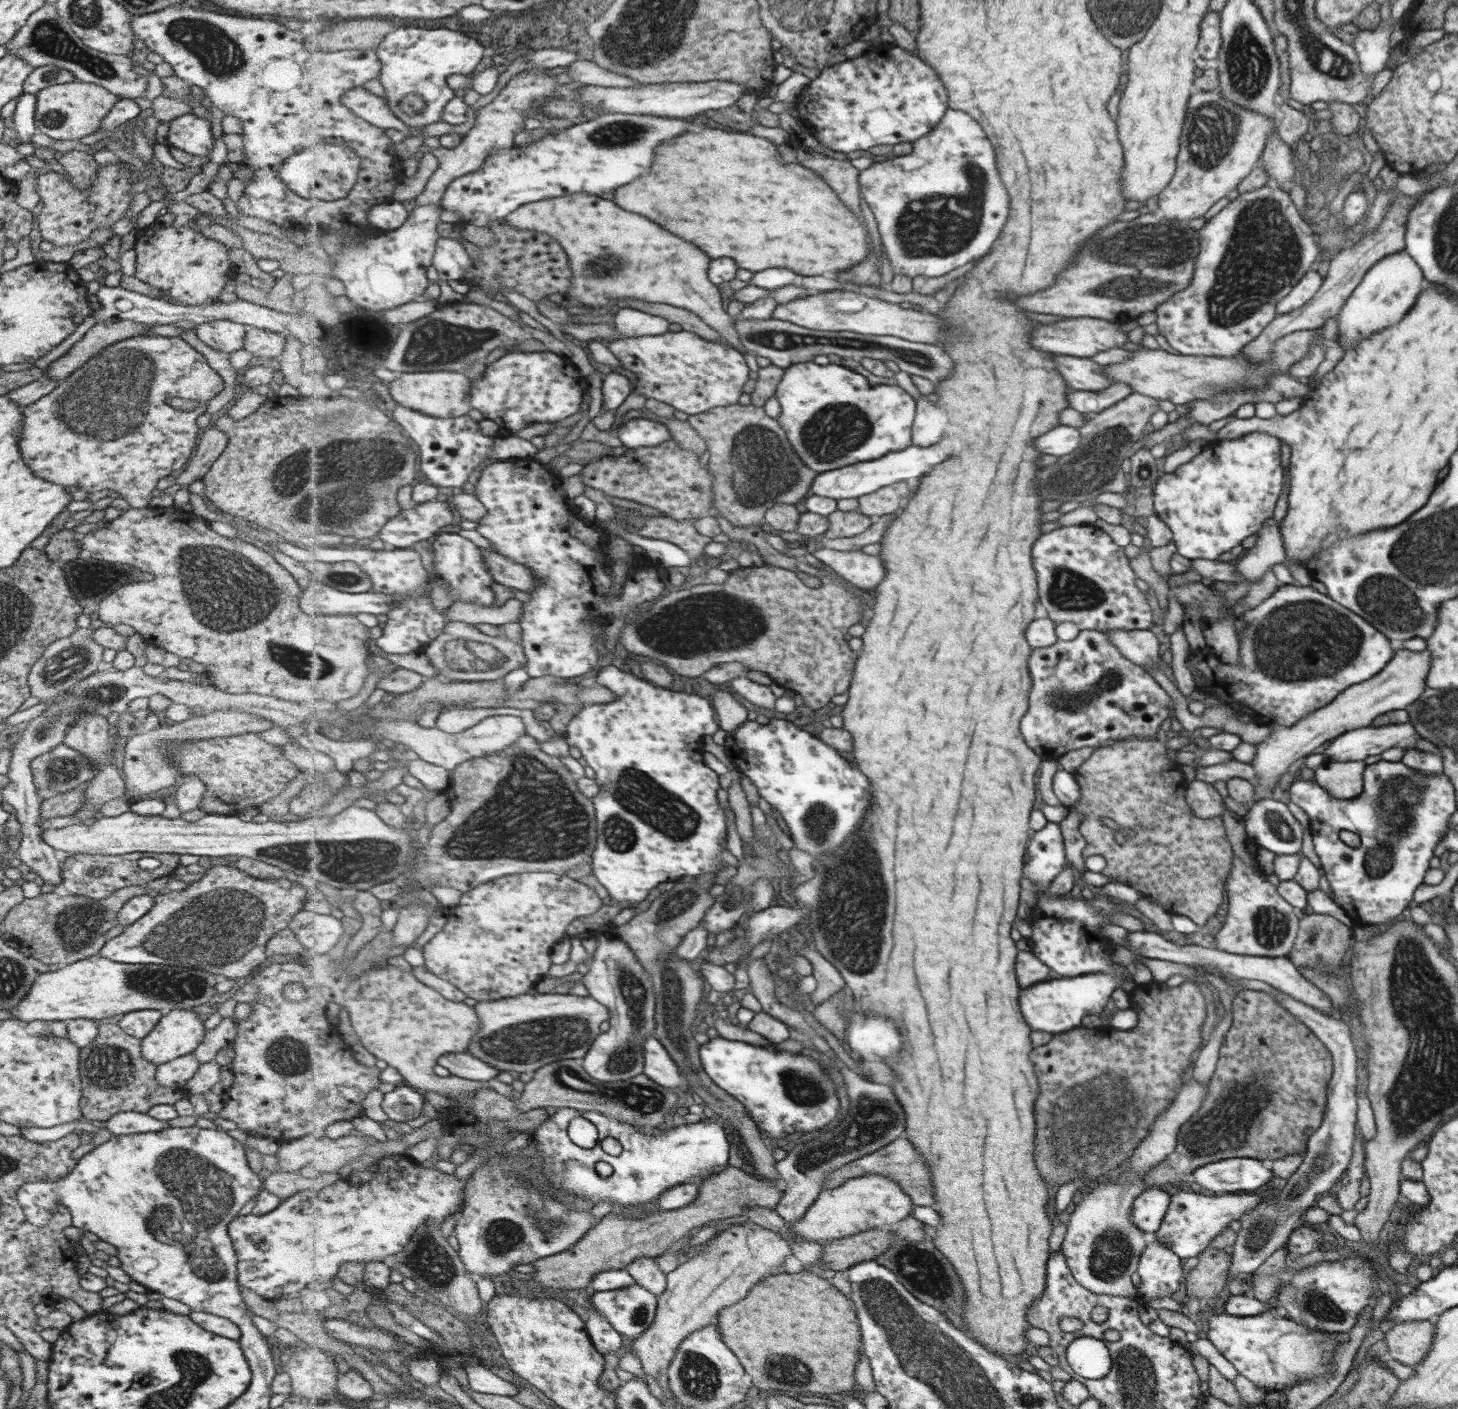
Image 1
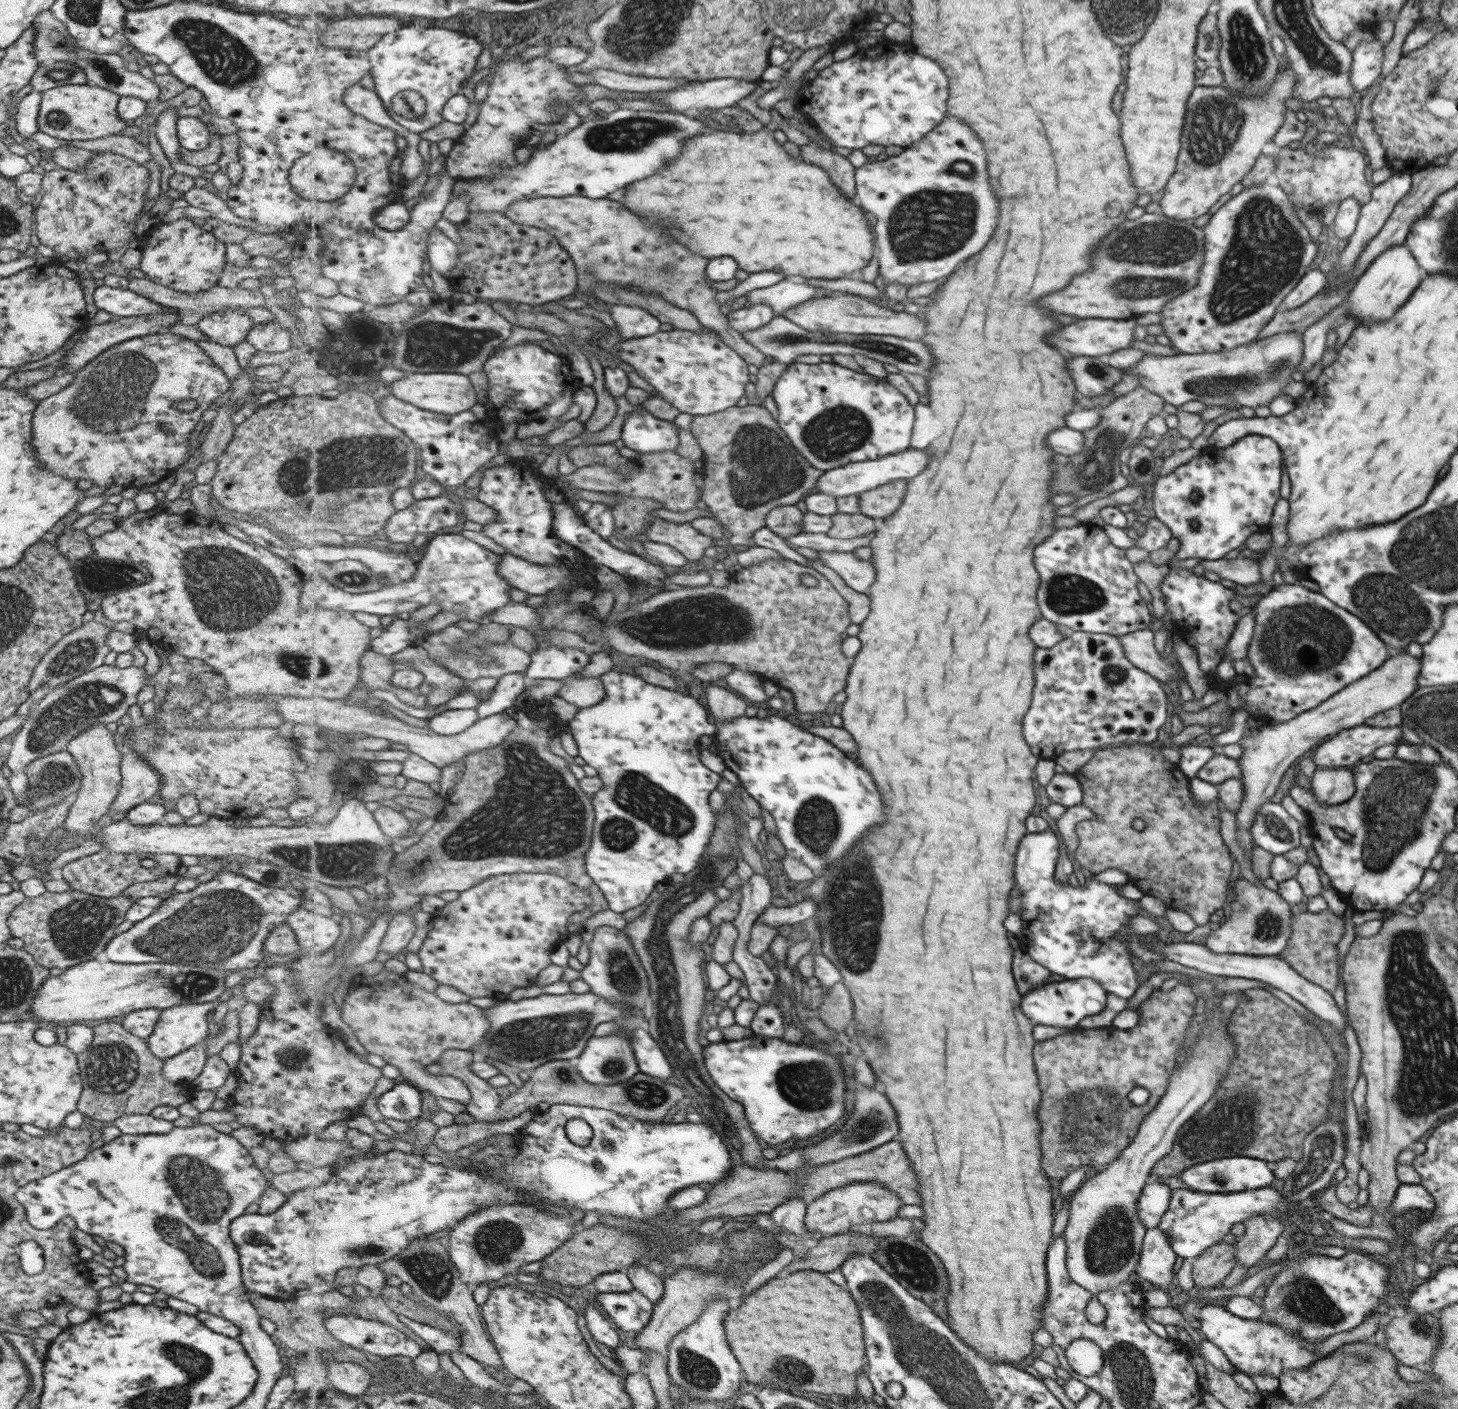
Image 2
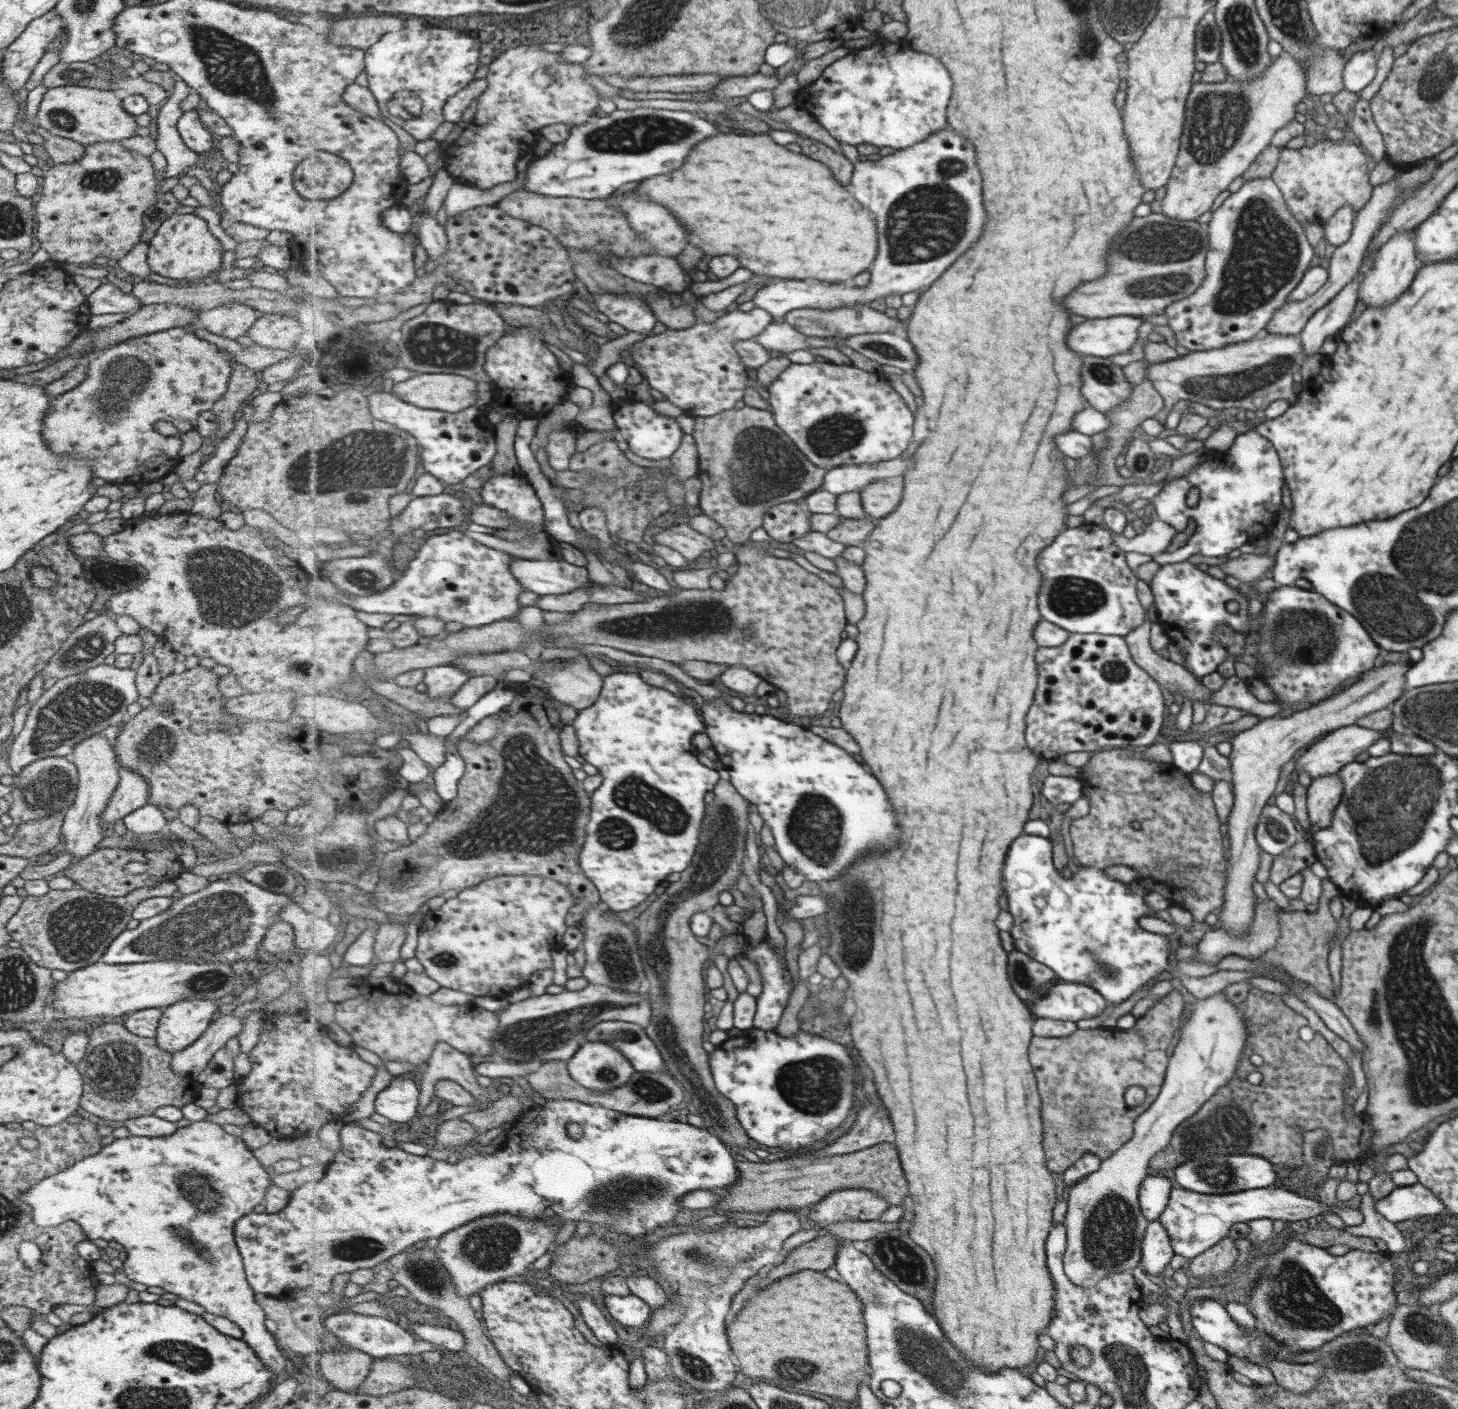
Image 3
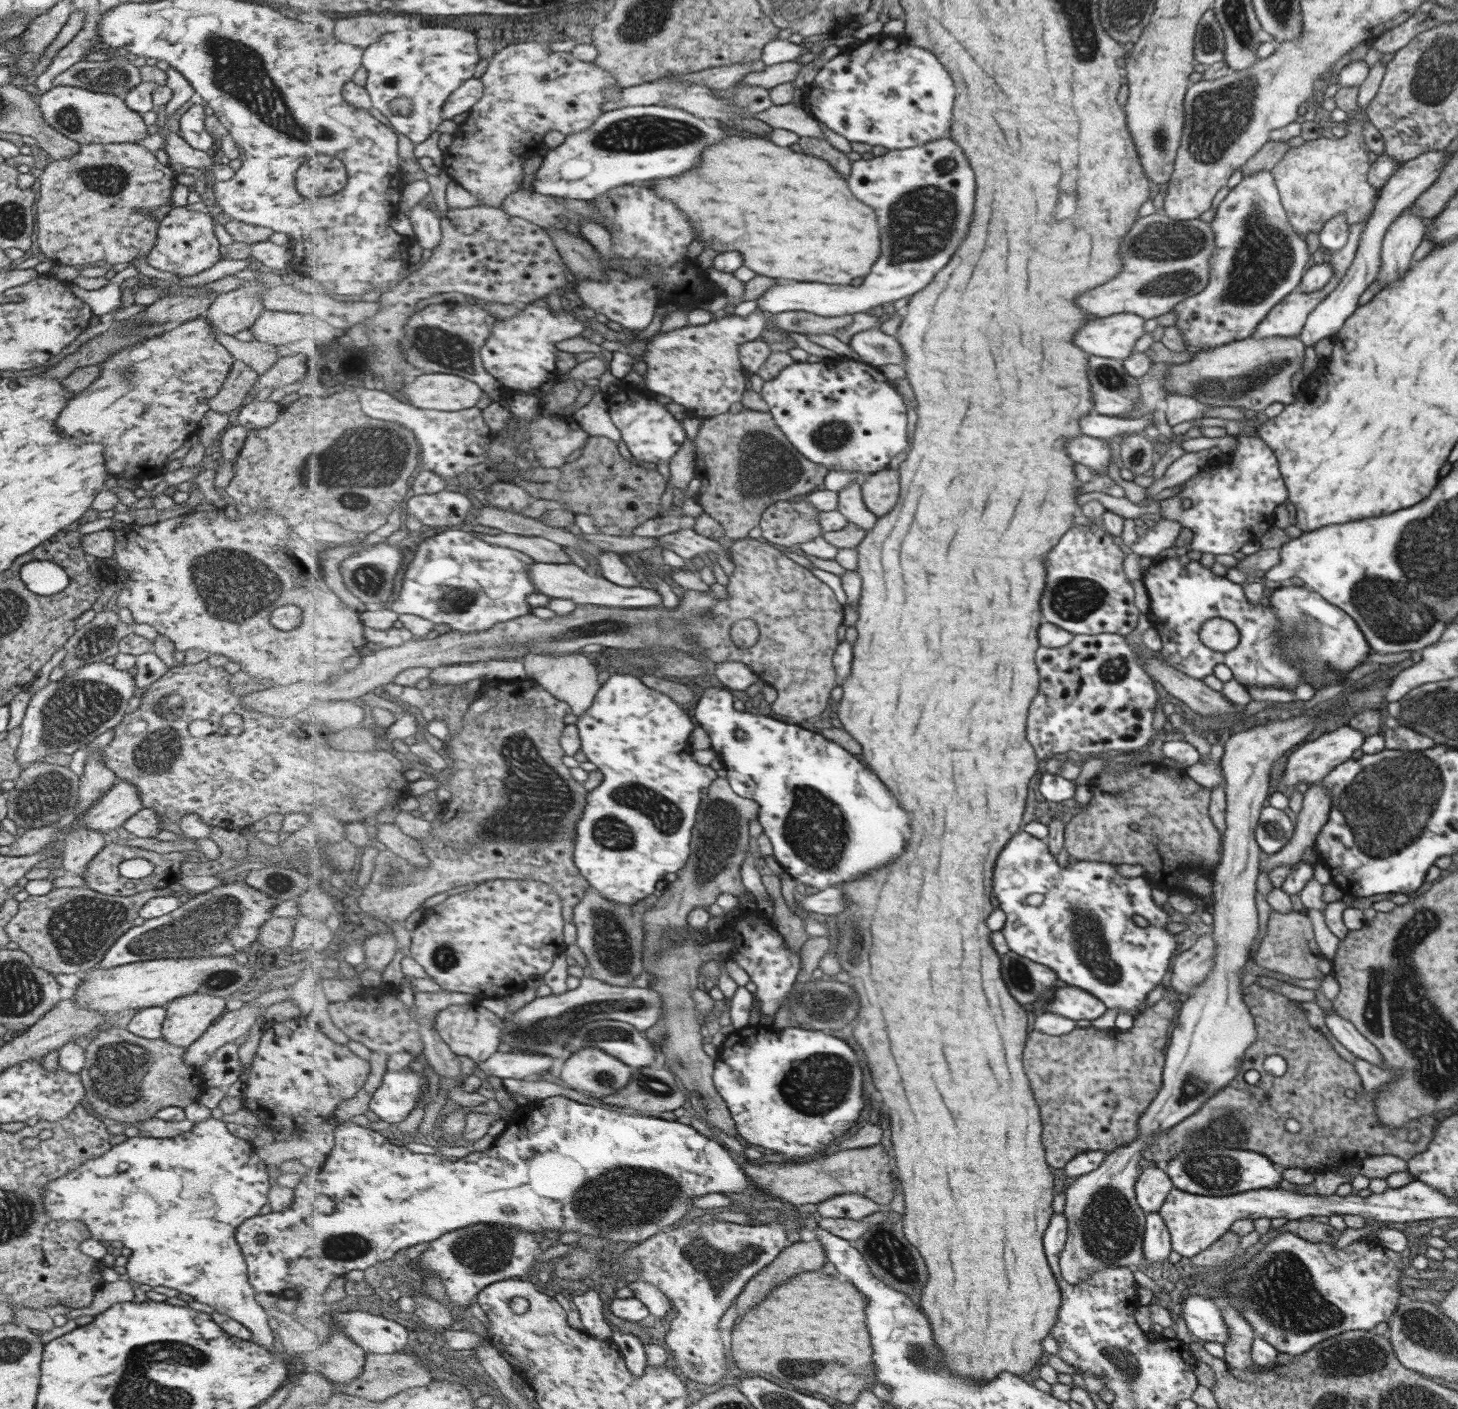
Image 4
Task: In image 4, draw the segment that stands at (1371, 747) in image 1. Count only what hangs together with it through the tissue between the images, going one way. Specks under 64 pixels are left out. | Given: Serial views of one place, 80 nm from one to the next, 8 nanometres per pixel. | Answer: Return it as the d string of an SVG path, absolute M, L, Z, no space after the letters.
M1349 724L1343 725L1334 731L1328 730L1318 739L1303 744L1289 756L1287 768L1279 782L1284 786L1292 786L1299 782L1305 782L1308 785L1318 783L1340 764L1350 760L1352 754L1356 750L1360 750L1361 746L1365 744L1367 737L1362 731L1352 728Z

